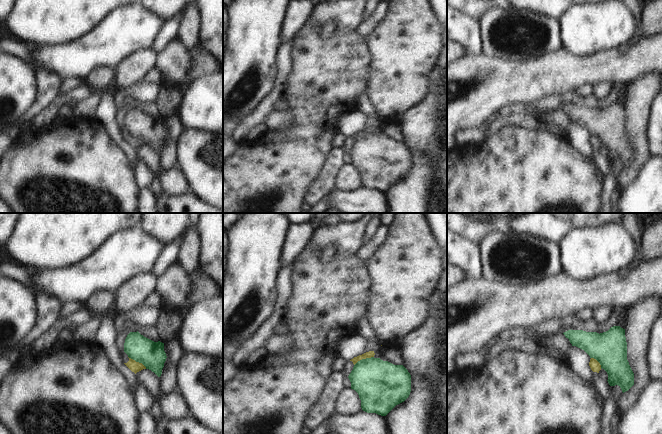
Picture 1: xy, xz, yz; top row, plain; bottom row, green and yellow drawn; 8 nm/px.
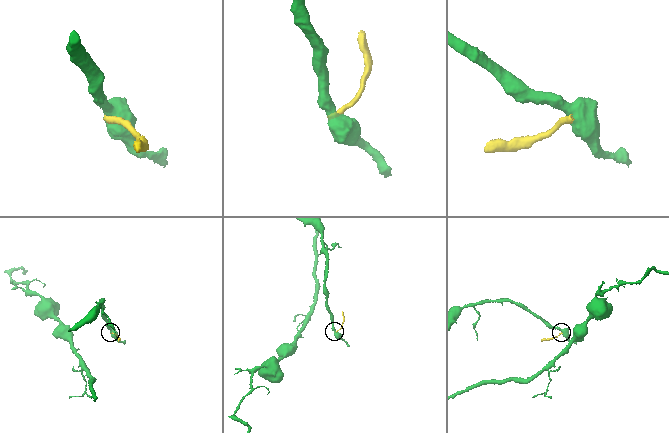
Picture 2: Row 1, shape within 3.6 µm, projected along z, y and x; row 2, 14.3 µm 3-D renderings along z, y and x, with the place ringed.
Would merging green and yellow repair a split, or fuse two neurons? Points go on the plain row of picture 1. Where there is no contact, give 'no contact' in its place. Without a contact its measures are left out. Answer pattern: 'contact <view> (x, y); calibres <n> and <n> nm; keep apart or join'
contact xz (363, 135); calibres 380 and 50 nm; keep apart

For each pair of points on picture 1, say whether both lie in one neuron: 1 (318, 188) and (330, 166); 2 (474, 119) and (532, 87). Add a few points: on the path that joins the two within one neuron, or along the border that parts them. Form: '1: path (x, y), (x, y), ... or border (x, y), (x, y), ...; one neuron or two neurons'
1: path (323, 183), (328, 171); one neuron
2: path (488, 105), (506, 87), (518, 87); one neuron

